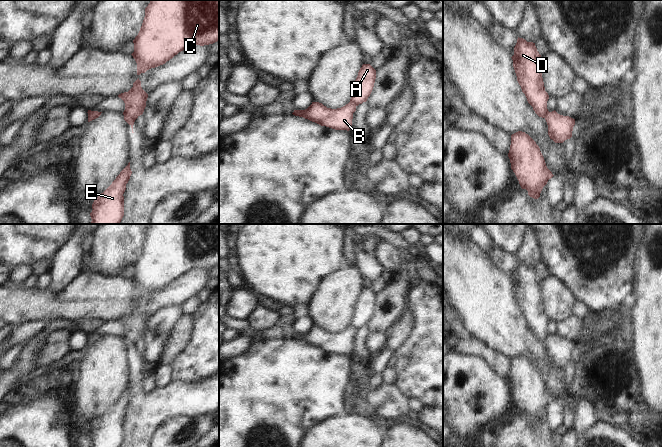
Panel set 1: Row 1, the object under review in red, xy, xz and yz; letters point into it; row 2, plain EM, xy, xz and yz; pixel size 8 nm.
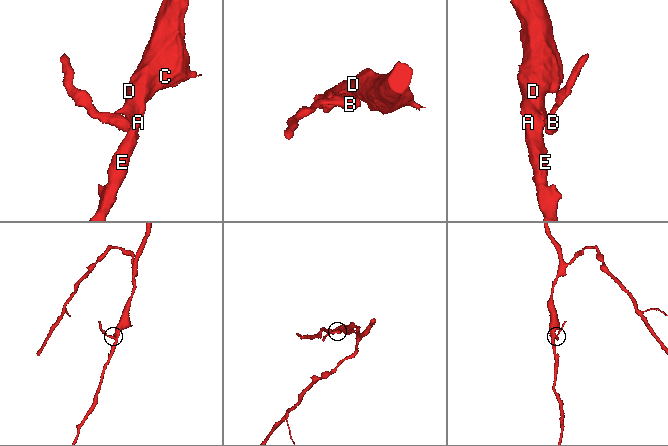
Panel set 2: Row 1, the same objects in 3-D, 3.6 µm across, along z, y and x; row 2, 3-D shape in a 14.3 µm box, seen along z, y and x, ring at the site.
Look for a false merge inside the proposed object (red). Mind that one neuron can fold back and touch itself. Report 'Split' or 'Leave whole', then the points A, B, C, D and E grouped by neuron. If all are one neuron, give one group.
Split. Groups: A C D E / B

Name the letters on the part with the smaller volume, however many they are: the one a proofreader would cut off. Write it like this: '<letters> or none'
B

